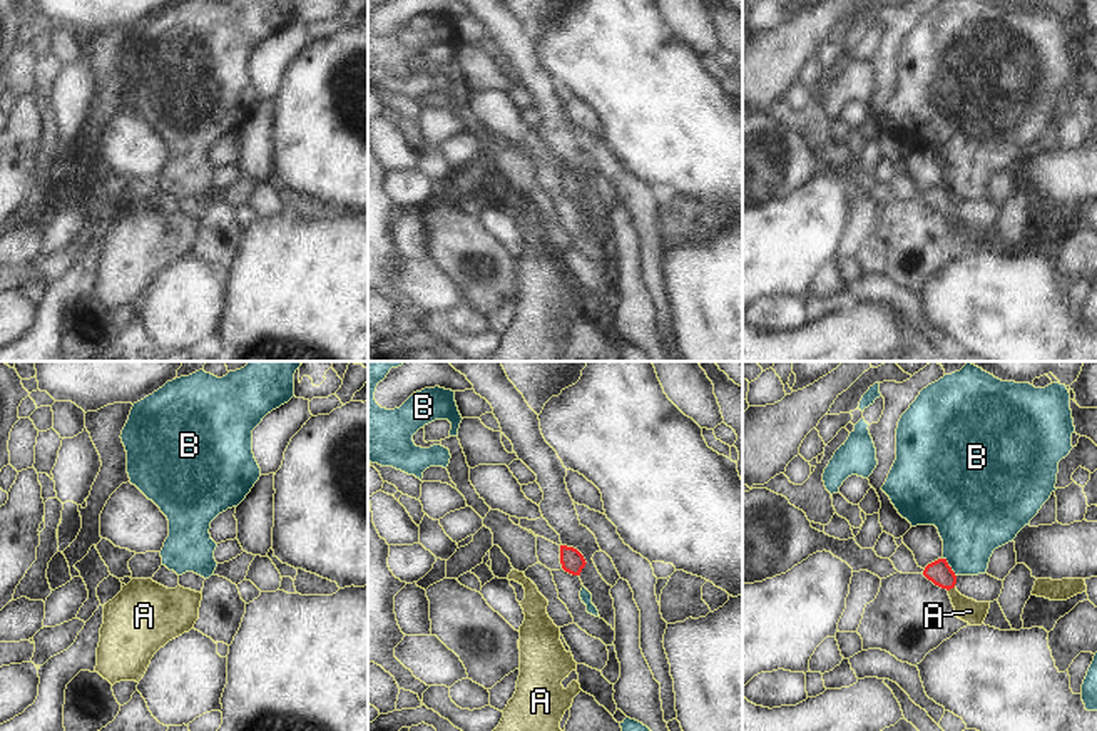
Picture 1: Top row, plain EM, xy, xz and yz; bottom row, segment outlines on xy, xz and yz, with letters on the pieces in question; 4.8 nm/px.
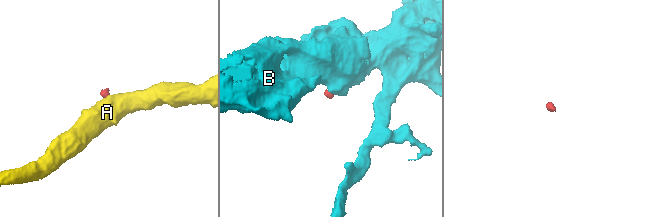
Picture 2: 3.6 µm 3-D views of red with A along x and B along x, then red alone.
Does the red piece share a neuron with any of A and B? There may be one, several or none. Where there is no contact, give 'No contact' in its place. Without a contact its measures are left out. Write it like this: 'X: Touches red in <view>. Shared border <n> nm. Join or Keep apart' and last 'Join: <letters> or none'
A: Touches red in yz. Shared border 40 nm. Join
B: Touches red in yz. Shared border 110 nm. Keep apart
Join: A

